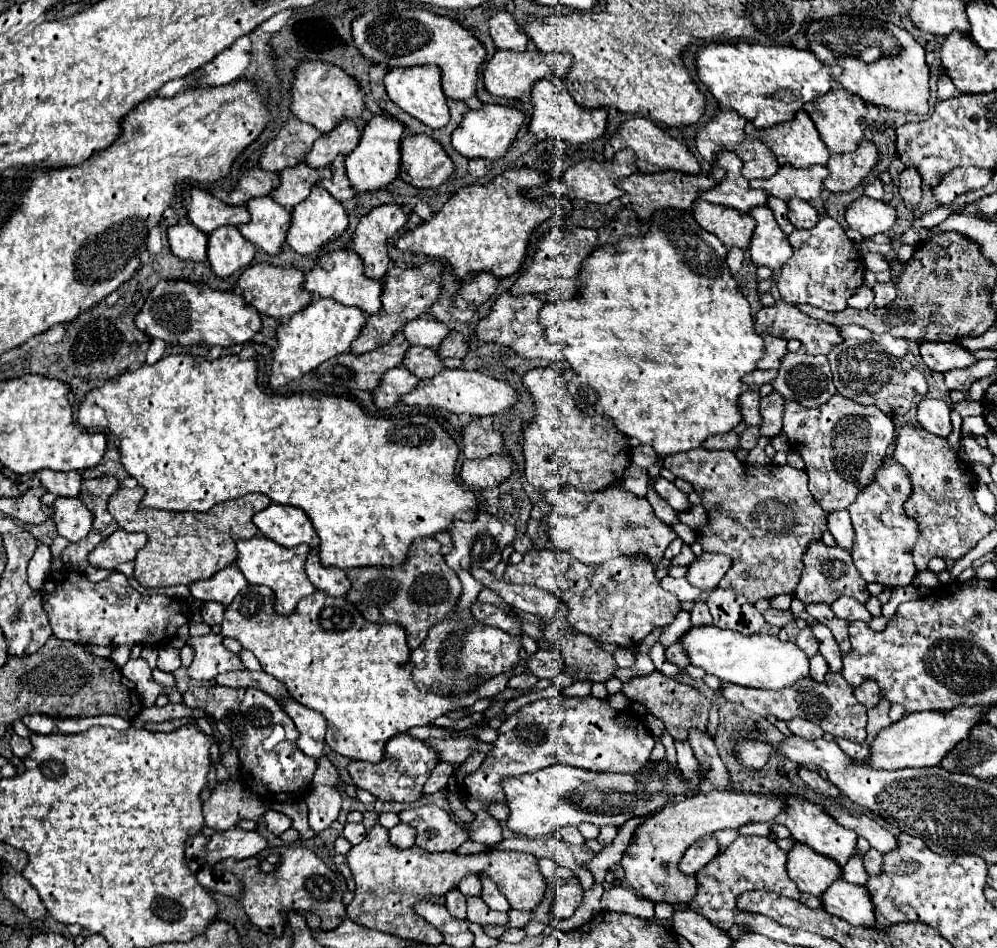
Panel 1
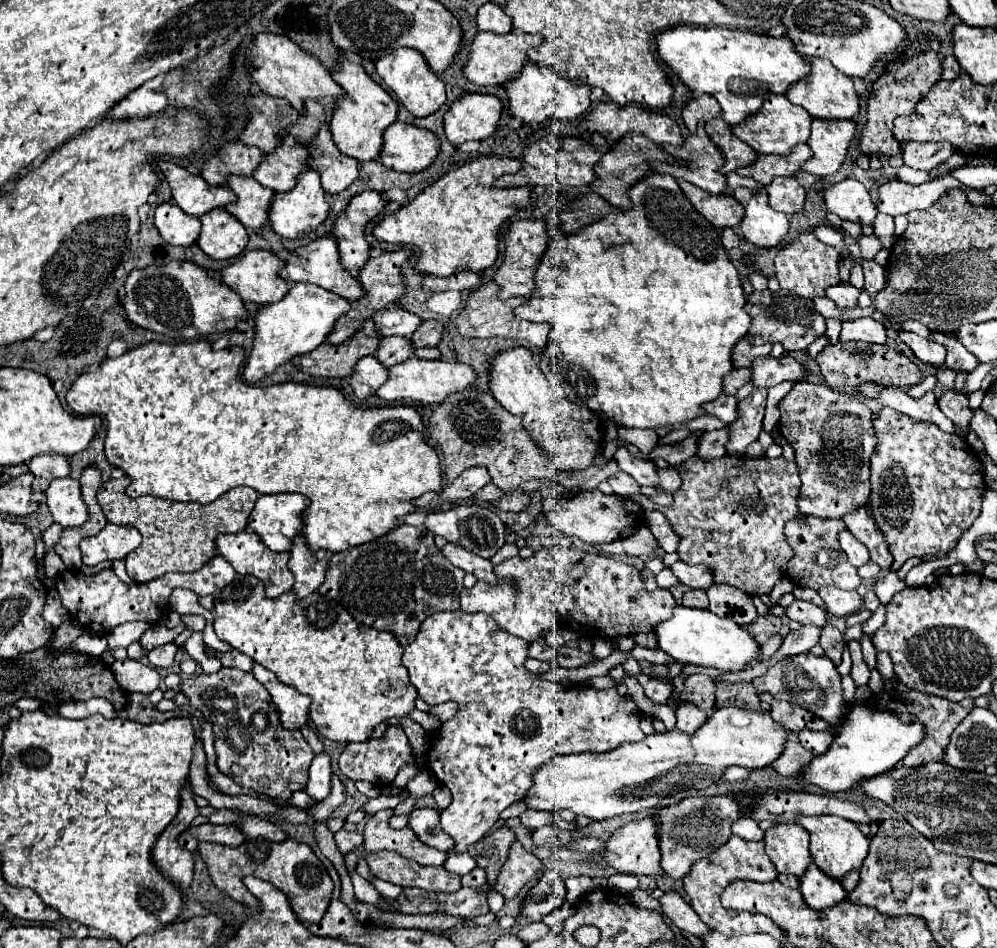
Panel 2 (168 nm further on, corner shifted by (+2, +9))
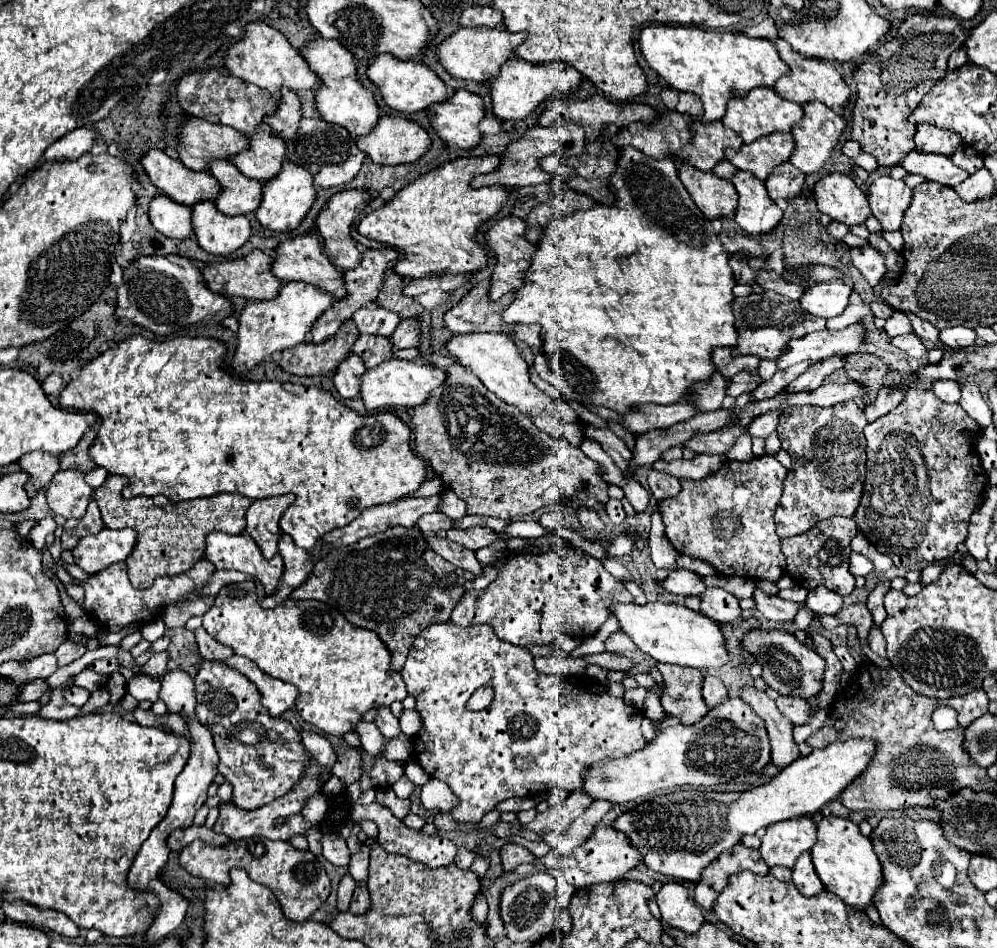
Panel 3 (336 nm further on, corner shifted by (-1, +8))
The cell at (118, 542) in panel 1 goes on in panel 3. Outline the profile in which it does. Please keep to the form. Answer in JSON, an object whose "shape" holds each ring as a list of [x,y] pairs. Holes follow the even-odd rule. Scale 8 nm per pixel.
{"shape":[[[103,528],[95,536],[85,536],[73,548],[75,564],[87,572],[97,574],[115,562],[123,562],[137,542],[137,534],[131,528],[109,530]]]}

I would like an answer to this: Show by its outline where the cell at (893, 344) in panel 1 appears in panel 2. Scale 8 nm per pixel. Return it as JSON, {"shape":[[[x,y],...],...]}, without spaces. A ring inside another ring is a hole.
{"shape":[[[872,317],[846,321],[842,325],[840,341],[866,341],[866,343],[886,343],[888,329]]]}

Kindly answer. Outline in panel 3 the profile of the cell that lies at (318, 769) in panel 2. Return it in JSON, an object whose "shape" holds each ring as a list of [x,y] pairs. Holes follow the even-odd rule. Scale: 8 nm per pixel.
{"shape":[[[301,730],[299,732],[301,736],[301,744],[305,746],[305,750],[309,754],[313,754],[313,758],[321,764],[321,766],[333,766],[335,764],[335,758],[337,754],[333,752],[333,746],[317,732],[311,732],[311,730]]]}

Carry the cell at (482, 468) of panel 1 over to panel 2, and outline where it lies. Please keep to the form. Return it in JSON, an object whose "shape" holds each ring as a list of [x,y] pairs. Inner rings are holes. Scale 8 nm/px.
{"shape":[[[470,467],[470,469],[464,469],[462,475],[456,477],[452,483],[448,483],[442,489],[442,493],[426,493],[418,501],[414,501],[414,505],[418,507],[418,511],[426,511],[424,507],[428,507],[428,505],[430,507],[440,505],[440,503],[442,503],[442,507],[444,507],[444,503],[454,505],[460,499],[470,499],[478,489],[482,489],[488,483],[490,483],[488,469]]]}

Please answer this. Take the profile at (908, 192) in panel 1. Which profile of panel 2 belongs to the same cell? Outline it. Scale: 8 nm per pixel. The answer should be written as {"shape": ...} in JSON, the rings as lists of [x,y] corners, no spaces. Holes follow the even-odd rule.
{"shape":[[[910,141],[902,147],[904,165],[908,165],[912,169],[926,171],[926,173],[936,169],[940,163],[944,163],[952,153],[954,153],[954,149],[946,141],[942,141],[942,143],[916,143],[916,141]]]}

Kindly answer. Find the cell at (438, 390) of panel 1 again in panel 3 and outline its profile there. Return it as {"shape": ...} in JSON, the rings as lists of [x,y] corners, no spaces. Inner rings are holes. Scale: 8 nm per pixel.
{"shape":[[[391,358],[389,362],[381,362],[379,366],[367,370],[361,376],[361,384],[359,384],[359,396],[365,404],[365,408],[369,412],[375,410],[385,410],[385,408],[395,408],[395,406],[405,406],[405,408],[413,408],[419,406],[427,400],[429,392],[435,390],[437,386],[441,386],[441,382],[445,382],[445,372],[441,368],[435,366],[425,366],[421,362],[409,362],[409,360],[397,360]]]}

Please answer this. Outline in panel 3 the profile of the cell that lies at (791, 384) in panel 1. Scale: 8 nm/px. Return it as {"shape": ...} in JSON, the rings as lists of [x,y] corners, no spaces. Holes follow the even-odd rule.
{"shape":[[[741,372],[741,374],[733,376],[733,378],[729,378],[729,390],[727,390],[727,396],[737,398],[737,396],[743,394],[743,392],[753,392],[759,384],[761,384],[761,380],[755,380],[749,372]]]}

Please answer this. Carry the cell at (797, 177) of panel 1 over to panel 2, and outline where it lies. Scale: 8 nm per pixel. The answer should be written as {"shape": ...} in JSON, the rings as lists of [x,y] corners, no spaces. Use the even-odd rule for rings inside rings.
{"shape":[[[796,145],[790,155],[778,157],[778,155],[758,155],[758,161],[750,167],[736,169],[738,175],[752,177],[760,181],[762,185],[770,185],[774,177],[796,177],[796,173],[802,169],[802,165],[812,157],[812,149],[808,145]]]}

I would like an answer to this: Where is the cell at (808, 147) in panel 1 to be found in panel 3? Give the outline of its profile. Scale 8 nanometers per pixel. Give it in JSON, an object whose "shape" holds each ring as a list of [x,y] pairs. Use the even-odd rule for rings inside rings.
{"shape":[[[761,86],[757,90],[751,90],[749,94],[745,94],[745,98],[729,100],[725,118],[721,122],[727,128],[735,130],[745,144],[749,144],[749,142],[755,142],[757,138],[773,134],[773,132],[789,132],[791,126],[797,124],[801,118],[803,118],[803,108],[801,106],[781,98],[773,88]]]}

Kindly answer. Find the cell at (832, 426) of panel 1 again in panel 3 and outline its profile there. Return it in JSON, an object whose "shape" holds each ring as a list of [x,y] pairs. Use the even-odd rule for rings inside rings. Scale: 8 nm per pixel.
{"shape":[[[853,400],[839,402],[831,408],[791,406],[781,412],[777,436],[781,440],[781,448],[789,452],[793,466],[785,478],[779,508],[775,510],[779,538],[803,534],[817,522],[831,516],[855,514],[865,480],[865,426],[867,420],[863,416],[863,408]]]}

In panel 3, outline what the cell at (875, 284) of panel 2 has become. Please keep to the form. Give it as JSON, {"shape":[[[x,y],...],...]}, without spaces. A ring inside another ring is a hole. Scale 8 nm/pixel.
{"shape":[[[865,244],[861,248],[851,248],[851,262],[871,286],[877,286],[887,270],[885,258],[871,244]]]}

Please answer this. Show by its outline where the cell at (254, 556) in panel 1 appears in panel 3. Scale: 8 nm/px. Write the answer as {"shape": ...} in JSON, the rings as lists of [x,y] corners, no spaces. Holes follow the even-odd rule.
{"shape":[[[211,532],[205,538],[205,560],[211,562],[217,570],[239,570],[255,576],[267,594],[277,588],[277,582],[283,574],[283,558],[279,554],[273,560],[261,558],[261,550],[247,536],[229,536],[223,532]]]}

